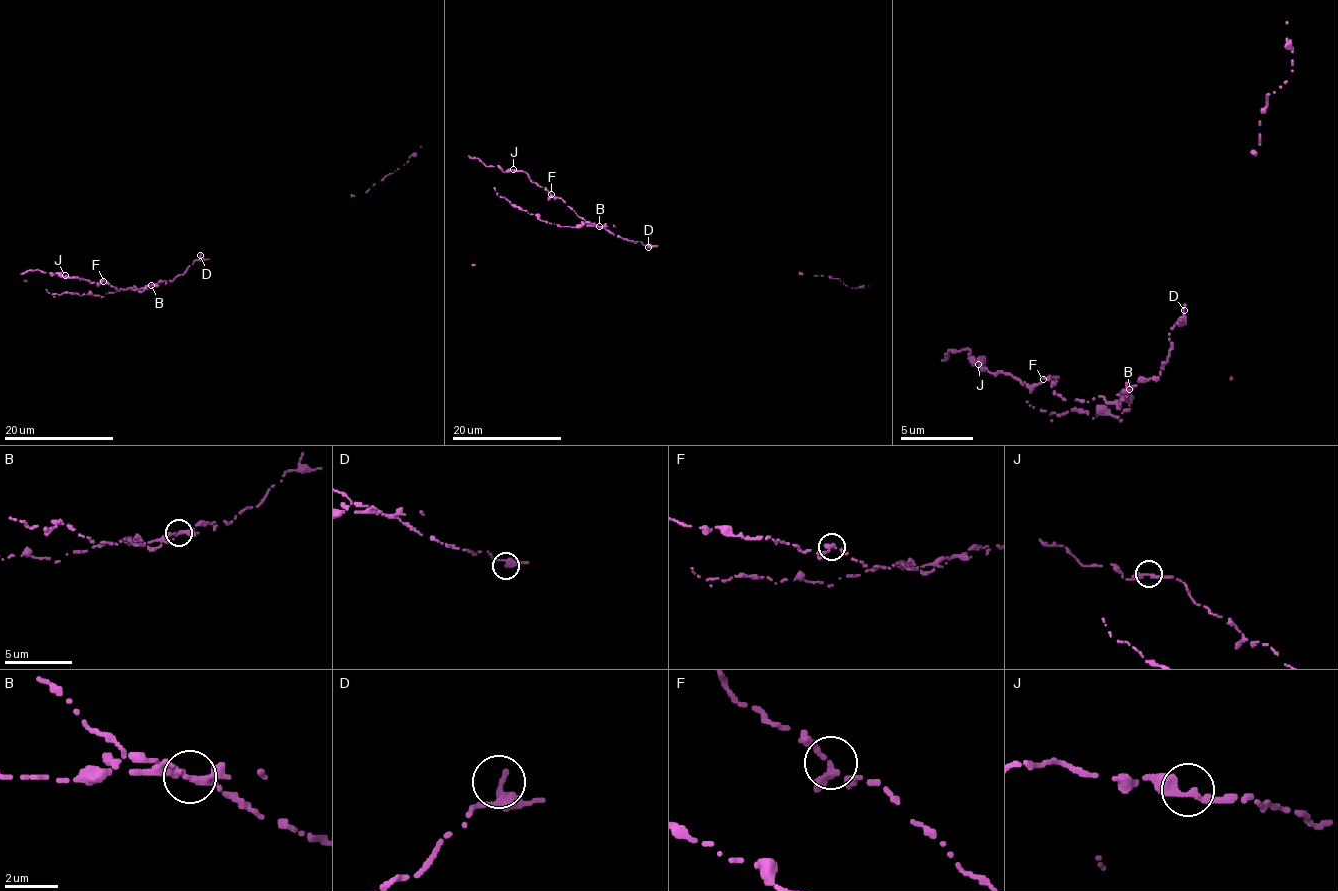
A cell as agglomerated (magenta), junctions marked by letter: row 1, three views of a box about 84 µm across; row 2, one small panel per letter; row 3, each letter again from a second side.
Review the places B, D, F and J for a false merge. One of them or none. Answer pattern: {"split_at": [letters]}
{"split_at": ["B"]}

